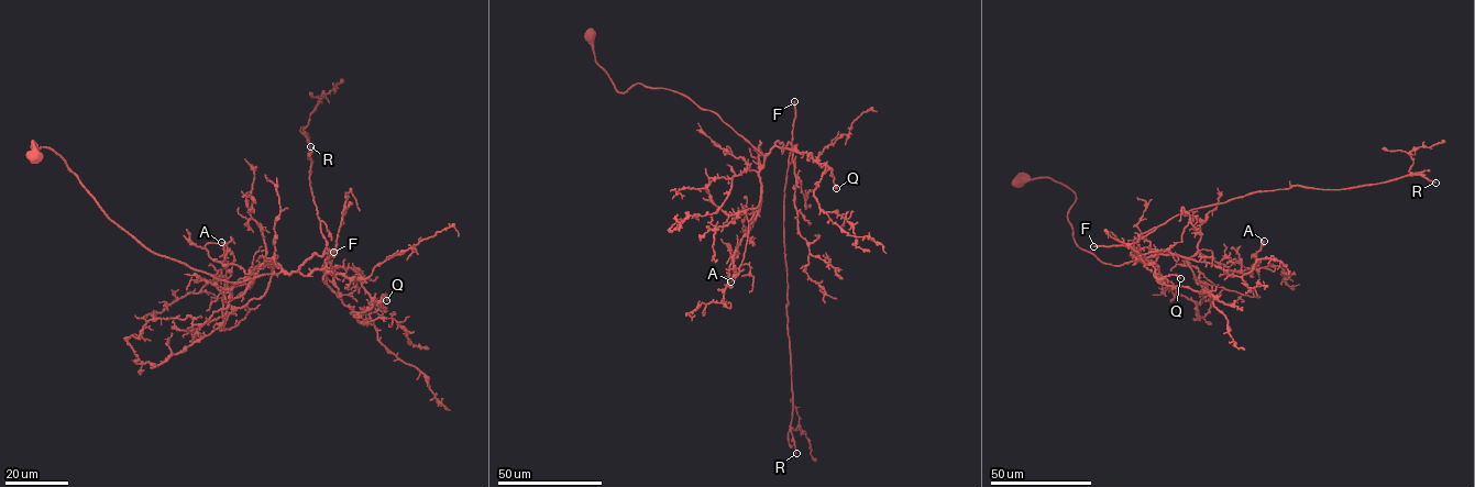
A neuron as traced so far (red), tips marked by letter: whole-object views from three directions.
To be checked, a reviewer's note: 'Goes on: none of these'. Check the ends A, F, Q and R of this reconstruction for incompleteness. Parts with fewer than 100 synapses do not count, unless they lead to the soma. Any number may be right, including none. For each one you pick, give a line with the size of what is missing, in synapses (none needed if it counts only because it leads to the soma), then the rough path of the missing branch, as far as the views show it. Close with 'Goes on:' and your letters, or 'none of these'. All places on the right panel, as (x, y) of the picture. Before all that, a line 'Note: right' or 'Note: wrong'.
Note: wrong
F: Roughly 200 synapses
Goes on: F

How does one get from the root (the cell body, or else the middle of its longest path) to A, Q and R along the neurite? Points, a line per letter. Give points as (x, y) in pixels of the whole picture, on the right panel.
A: (1017, 181), (1068, 187), (1075, 242), (1112, 265), (1199, 253), (1247, 274), (1264, 241)
Q: (1017, 181), (1068, 187), (1075, 242), (1102, 262), (1140, 257), (1158, 279), (1180, 278)
R: (1017, 181), (1068, 187), (1076, 244), (1120, 266), (1144, 259), (1134, 244), (1175, 216), (1254, 192), (1435, 183)

